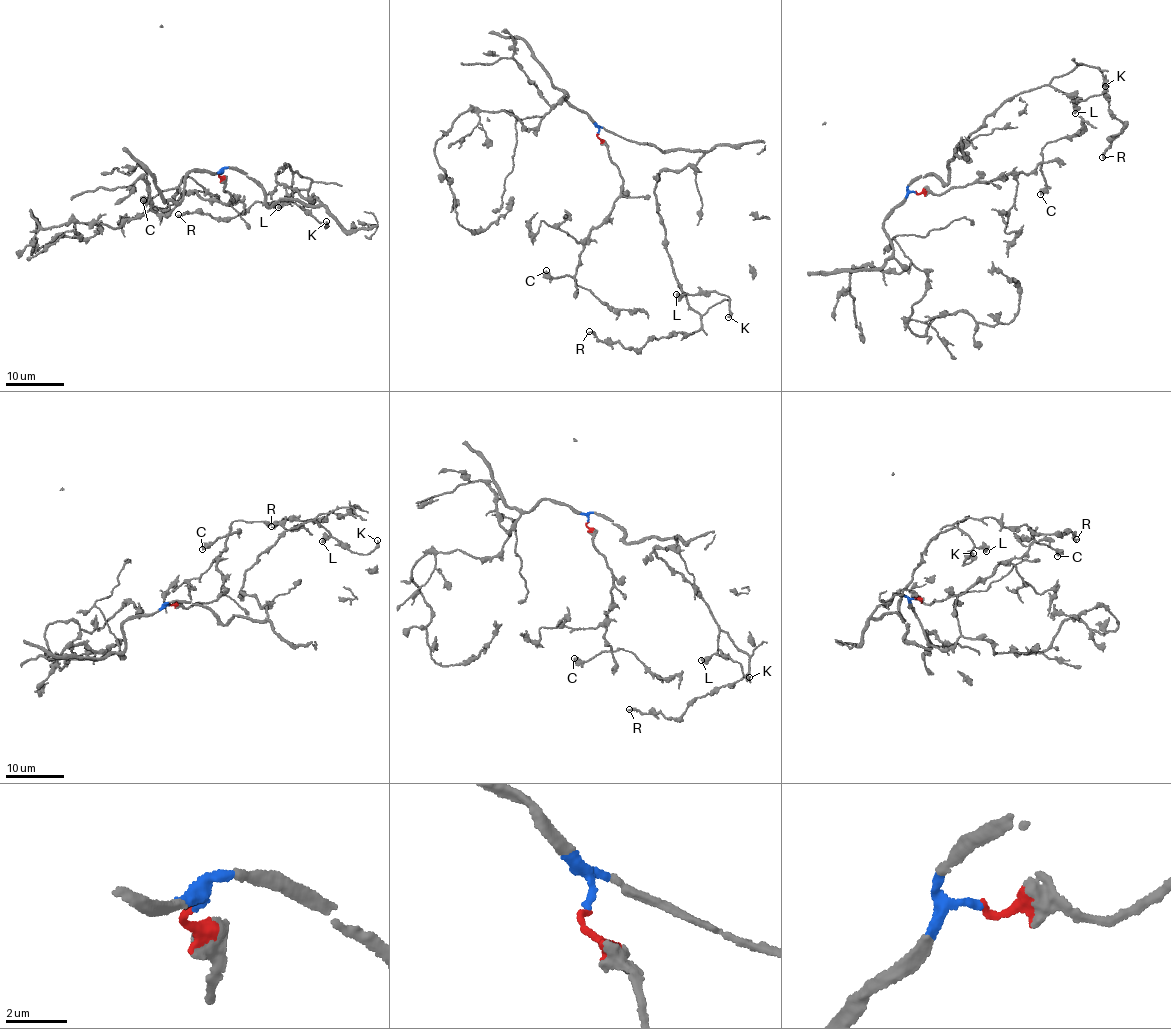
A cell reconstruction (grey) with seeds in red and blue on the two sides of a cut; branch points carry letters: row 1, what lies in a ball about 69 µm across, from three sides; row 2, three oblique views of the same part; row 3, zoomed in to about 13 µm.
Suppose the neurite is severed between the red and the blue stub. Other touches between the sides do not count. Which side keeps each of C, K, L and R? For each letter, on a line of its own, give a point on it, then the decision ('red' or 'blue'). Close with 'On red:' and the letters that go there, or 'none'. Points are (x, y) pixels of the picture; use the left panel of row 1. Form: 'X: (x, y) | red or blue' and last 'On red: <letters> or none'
C: (143, 200) | red
K: (326, 221) | blue
L: (278, 207) | blue
R: (178, 214) | blue
On red: C

